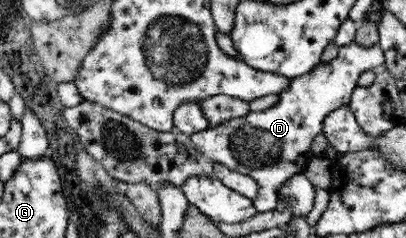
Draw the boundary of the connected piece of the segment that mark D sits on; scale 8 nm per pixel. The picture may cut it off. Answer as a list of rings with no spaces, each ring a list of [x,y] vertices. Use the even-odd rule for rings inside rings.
[[[354,41],[347,46],[339,48],[338,56],[330,62],[321,62],[313,71],[306,72],[298,77],[291,77],[287,85],[287,92],[279,92],[279,102],[267,110],[261,112],[250,111],[245,116],[232,118],[226,123],[214,125],[205,130],[190,135],[195,148],[212,163],[223,164],[233,172],[242,173],[256,181],[255,208],[259,213],[264,213],[277,208],[278,188],[283,186],[297,173],[304,173],[308,162],[312,160],[317,149],[313,146],[314,138],[322,133],[323,119],[337,107],[348,105],[353,90],[358,86],[358,79],[362,72],[377,70],[381,67],[379,50],[373,47],[361,47]]]

